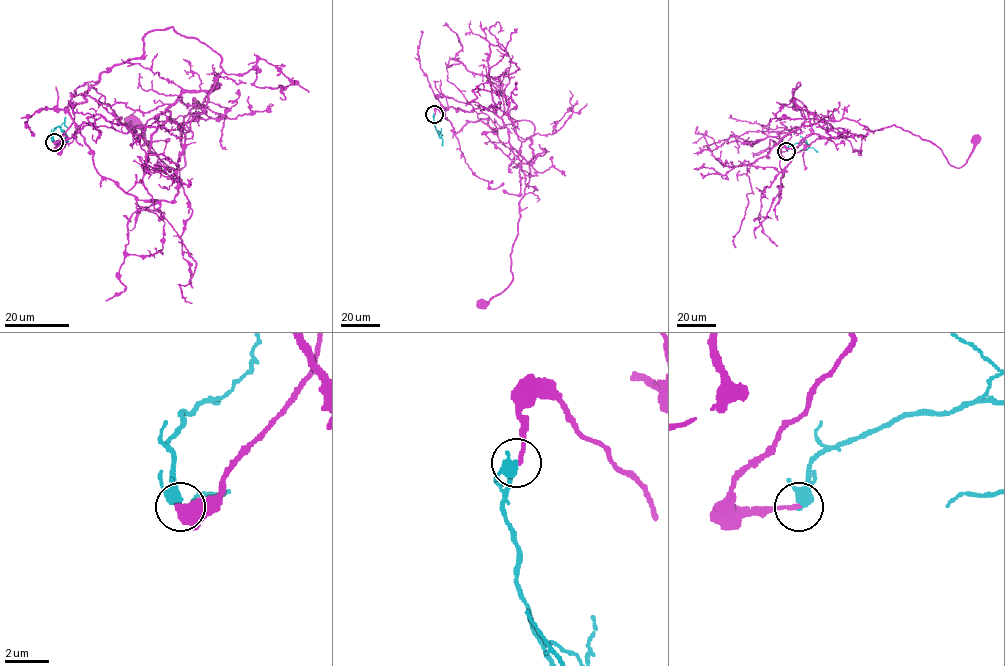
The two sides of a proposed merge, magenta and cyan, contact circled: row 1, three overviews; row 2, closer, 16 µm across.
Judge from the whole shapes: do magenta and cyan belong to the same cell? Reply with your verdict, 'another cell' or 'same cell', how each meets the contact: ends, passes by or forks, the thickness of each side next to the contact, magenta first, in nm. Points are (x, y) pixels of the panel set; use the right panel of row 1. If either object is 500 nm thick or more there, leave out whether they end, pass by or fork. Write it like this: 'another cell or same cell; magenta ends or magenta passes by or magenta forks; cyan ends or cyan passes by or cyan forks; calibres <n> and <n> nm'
another cell; magenta ends; cyan forks; calibres 180 and 300 nm

